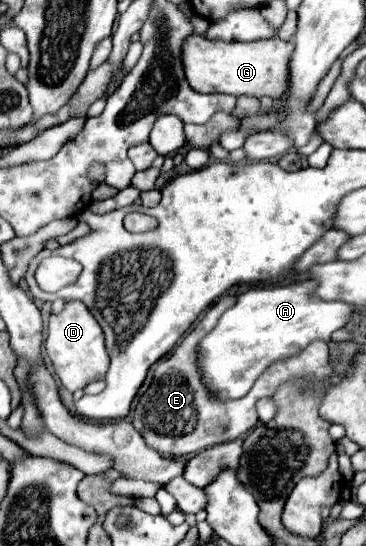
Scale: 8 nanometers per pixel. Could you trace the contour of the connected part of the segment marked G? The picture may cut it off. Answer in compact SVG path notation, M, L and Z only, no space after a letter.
M193 34L183 44L183 70L193 90L197 92L221 92L231 96L269 96L279 100L287 92L287 60L291 58L293 42L285 42L277 36L255 42L221 42L207 40Z

